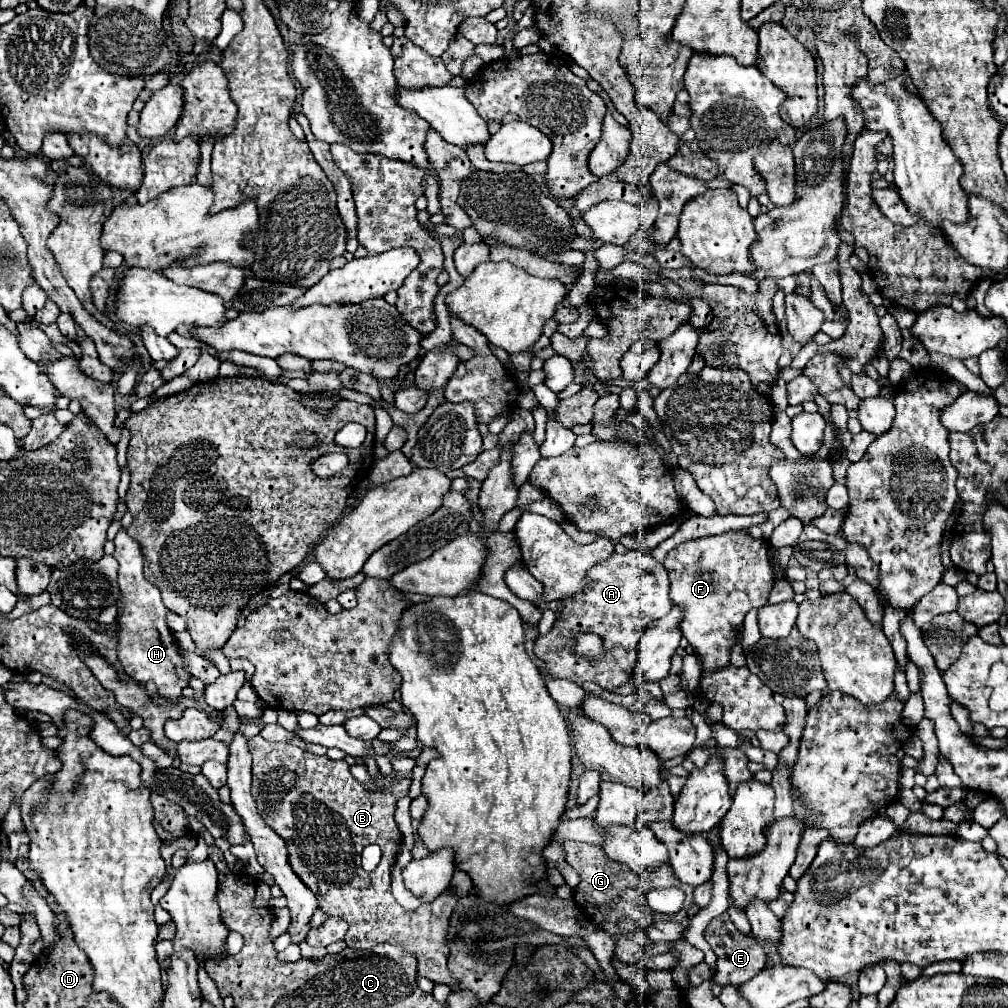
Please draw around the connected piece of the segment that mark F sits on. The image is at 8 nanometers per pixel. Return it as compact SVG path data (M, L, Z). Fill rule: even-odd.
M728 531L680 543L668 553L664 567L670 573L670 597L674 605L684 605L680 629L696 653L700 653L704 673L730 663L734 627L744 623L744 615L752 607L766 605L774 585L768 551L768 541L754 539L748 531Z

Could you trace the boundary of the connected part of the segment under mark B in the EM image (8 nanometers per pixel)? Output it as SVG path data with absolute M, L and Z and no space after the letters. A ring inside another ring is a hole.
M254 735L248 741L248 745L252 753L252 775L254 775L252 797L258 805L258 811L262 813L264 821L286 841L290 867L304 881L304 885L308 885L316 893L318 907L326 915L338 915L348 921L350 927L344 937L346 945L352 949L370 949L384 941L404 943L418 959L418 975L454 989L458 981L446 967L448 917L458 901L454 887L442 891L434 901L422 903L416 911L406 911L404 907L400 907L390 889L390 869L396 861L396 855L400 853L402 843L400 841L402 835L394 821L394 811L396 801L408 793L410 779L396 775L386 777L386 785L380 785L386 787L386 793L370 793L352 777L350 765L346 761L332 761L326 755L318 757L292 743L274 743L262 739L260 735ZM370 843L378 843L382 847L382 861L374 871L368 873L362 869L362 863L358 865L358 859L362 855L362 849Z

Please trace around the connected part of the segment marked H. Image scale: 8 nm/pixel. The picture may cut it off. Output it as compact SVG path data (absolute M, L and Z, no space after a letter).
M120 529L114 545L114 559L120 563L118 587L122 591L122 611L118 615L116 629L116 635L120 639L118 651L122 657L122 667L136 681L152 681L160 697L164 697L168 703L178 703L182 697L182 689L190 685L192 675L186 669L180 647L166 623L166 615L170 613L170 609L162 603L160 591L144 577L138 541L132 539L126 529Z

